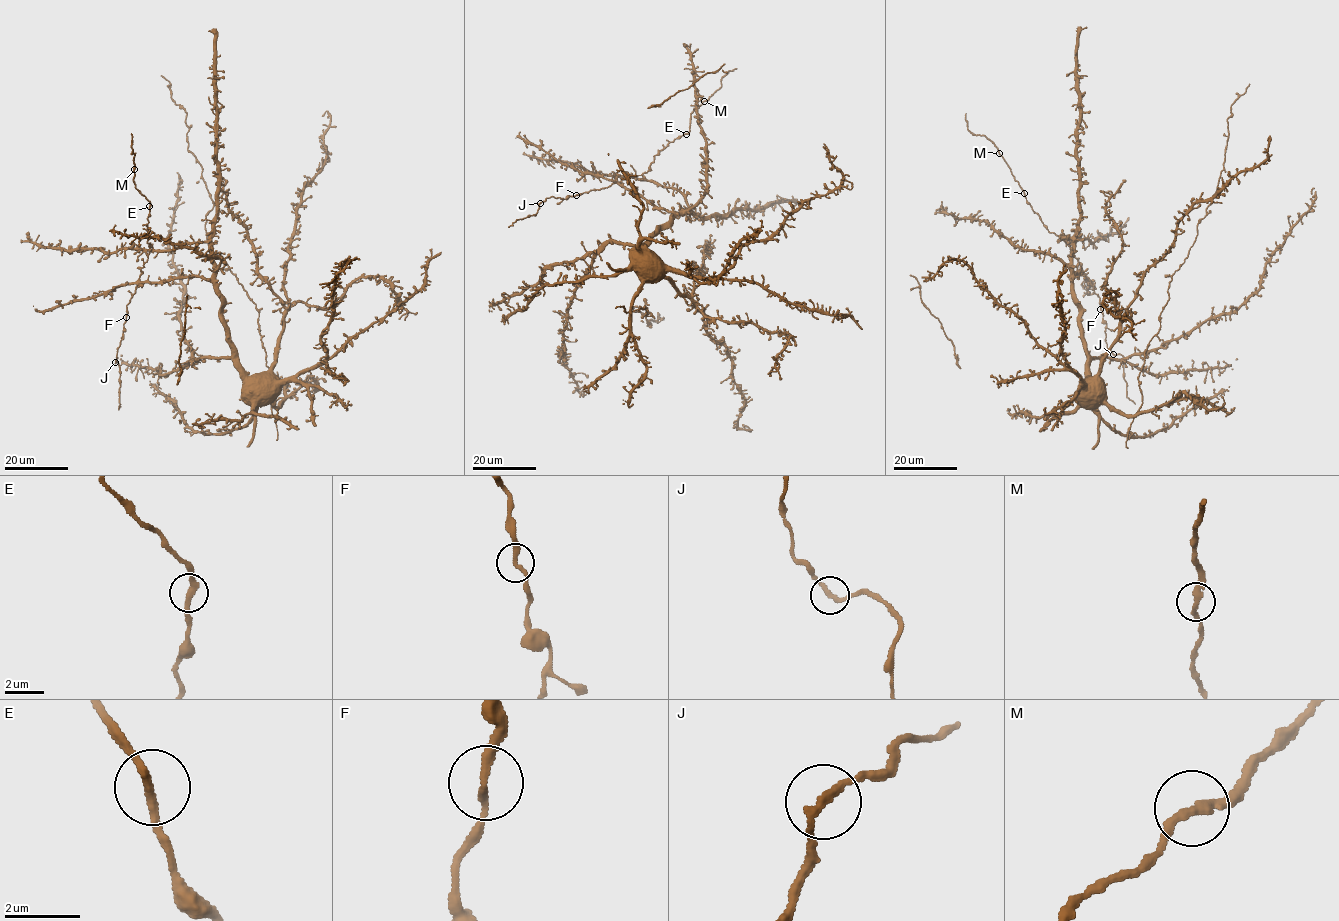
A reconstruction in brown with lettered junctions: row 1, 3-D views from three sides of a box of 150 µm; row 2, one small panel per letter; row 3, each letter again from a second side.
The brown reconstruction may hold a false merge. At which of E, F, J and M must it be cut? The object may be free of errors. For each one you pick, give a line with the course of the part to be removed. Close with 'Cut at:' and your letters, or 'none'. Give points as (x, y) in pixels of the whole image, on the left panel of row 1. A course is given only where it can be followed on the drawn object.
M: foreign part runs (134, 169), (135, 153), (131, 154), (131, 133)
Cut at: M

